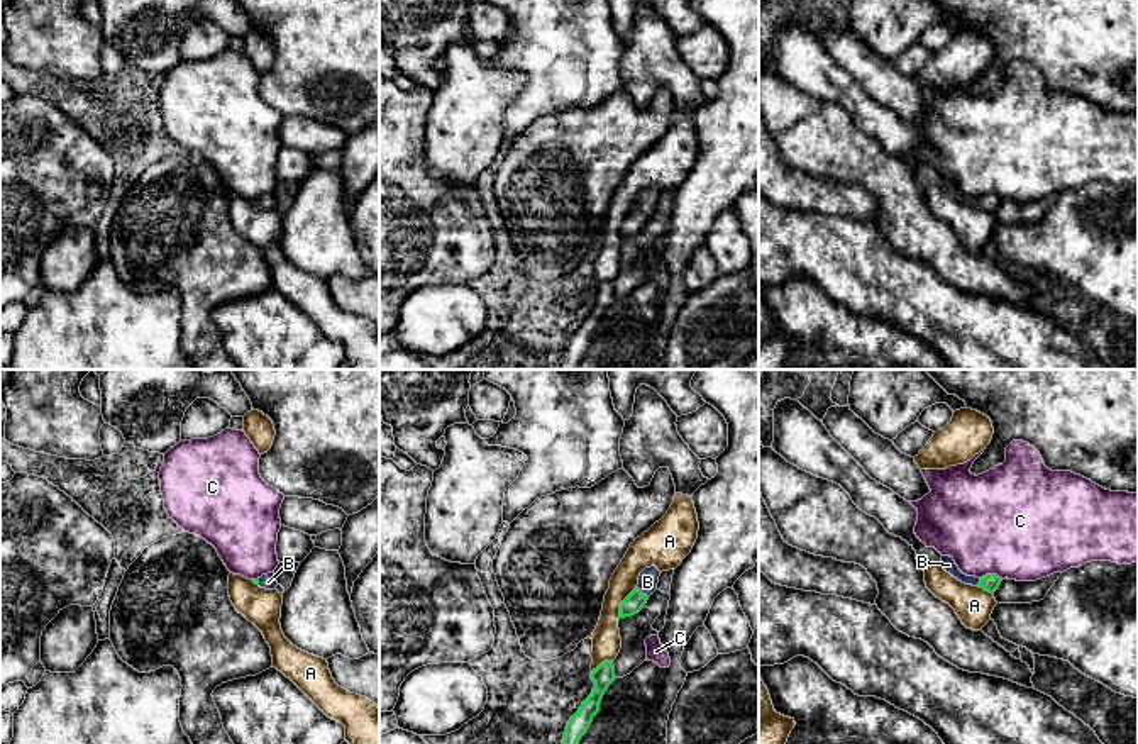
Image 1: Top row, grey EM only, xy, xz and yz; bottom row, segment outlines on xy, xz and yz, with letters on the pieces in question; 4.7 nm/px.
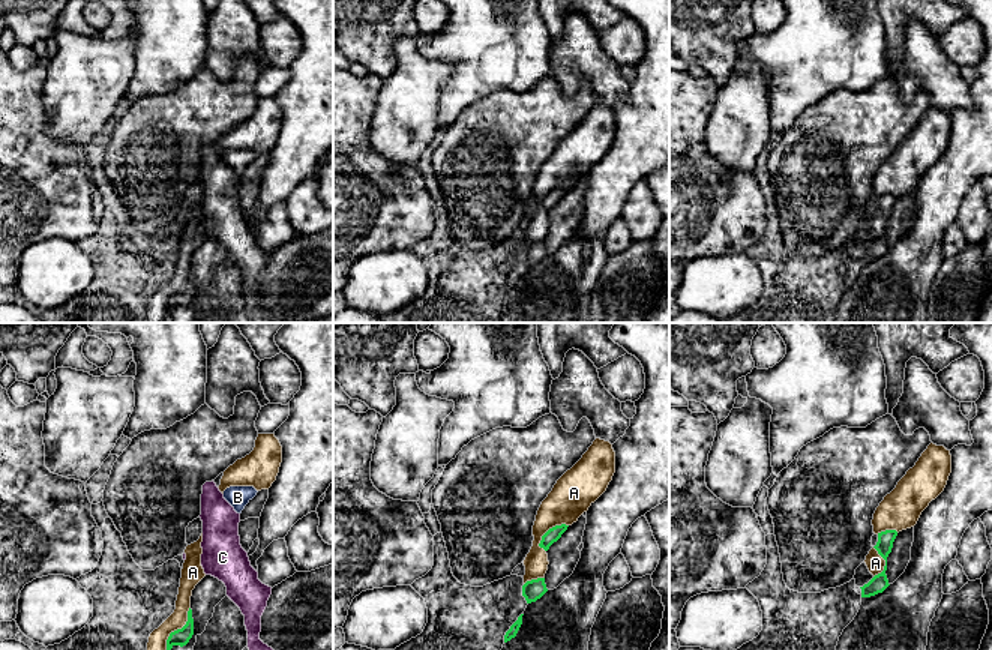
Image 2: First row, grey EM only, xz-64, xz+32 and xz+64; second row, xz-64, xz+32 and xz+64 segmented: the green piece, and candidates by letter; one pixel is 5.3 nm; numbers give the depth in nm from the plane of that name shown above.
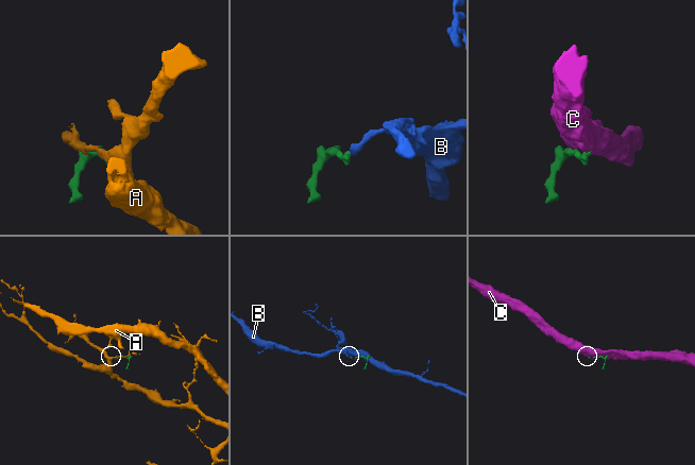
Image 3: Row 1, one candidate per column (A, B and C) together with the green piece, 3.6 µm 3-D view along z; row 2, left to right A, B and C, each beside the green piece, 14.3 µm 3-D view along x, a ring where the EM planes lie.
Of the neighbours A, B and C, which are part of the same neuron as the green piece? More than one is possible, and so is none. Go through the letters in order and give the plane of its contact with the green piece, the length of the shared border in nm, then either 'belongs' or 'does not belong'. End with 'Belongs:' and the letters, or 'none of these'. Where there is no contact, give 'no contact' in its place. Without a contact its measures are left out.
A: meets green in xz; contact 180 nm long; does not belong
B: meets green in xz; contact 80 nm long; belongs
C: meets green in yz; contact 110 nm long; does not belong
Belongs: B

